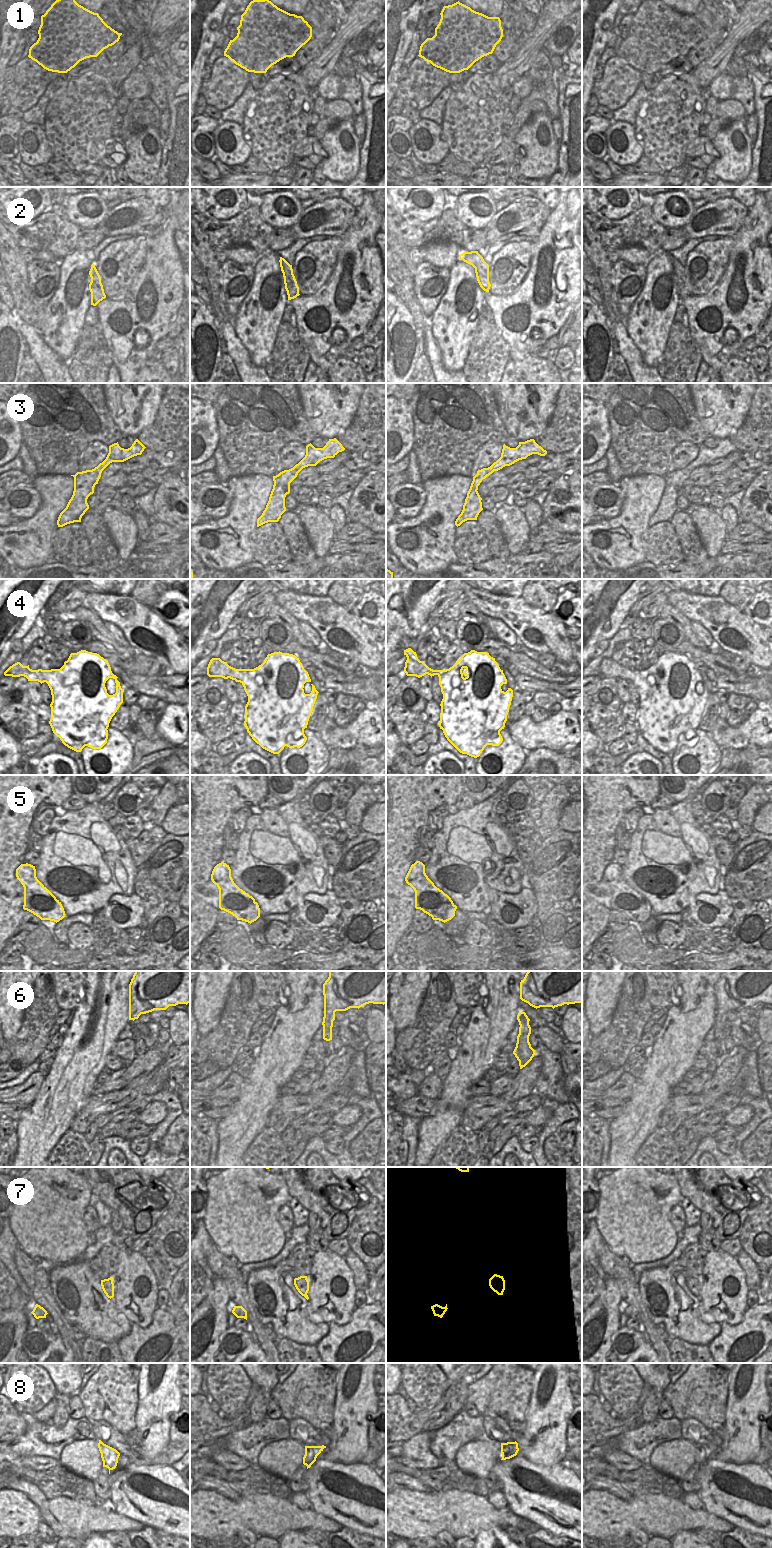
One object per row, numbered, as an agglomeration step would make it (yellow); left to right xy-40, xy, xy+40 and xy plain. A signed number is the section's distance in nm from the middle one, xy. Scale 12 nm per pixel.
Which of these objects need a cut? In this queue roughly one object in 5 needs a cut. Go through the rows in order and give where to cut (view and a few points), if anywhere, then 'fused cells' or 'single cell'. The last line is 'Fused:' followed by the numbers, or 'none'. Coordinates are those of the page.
1: cut in xy+40 along (436, 28), (435, 31); fused cells
2: no cut; single cell
3: no cut; single cell
4: no cut; single cell
5: no cut; single cell
6: no cut; single cell
7: no cut; single cell
8: no cut; single cell
Fused: 1

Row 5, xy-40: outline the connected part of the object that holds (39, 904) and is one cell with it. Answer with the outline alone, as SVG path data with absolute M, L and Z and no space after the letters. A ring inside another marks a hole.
M21 864L16 869L16 877L24 887L24 910L41 920L56 923L65 917L61 902L37 879L35 866Z

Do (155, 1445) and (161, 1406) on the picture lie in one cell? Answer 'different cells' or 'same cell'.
same cell

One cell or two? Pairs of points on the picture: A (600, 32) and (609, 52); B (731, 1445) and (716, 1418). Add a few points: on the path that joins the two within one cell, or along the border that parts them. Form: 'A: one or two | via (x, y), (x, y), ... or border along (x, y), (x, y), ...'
A: two | border along (612, 32), (597, 64)
B: two | border along (727, 1401), (723, 1424)

